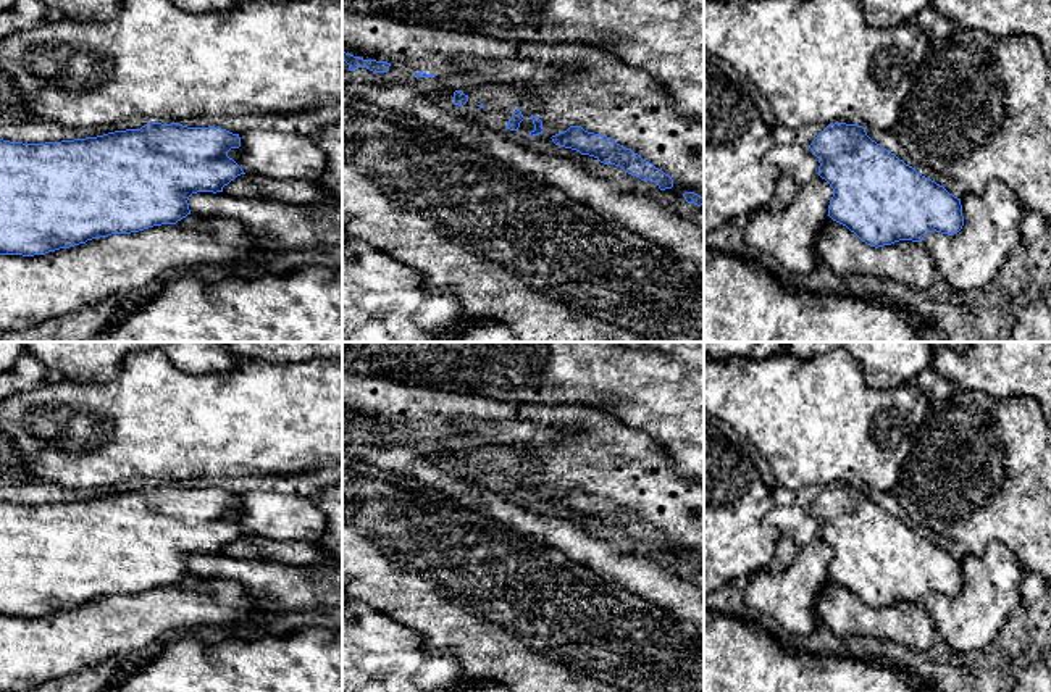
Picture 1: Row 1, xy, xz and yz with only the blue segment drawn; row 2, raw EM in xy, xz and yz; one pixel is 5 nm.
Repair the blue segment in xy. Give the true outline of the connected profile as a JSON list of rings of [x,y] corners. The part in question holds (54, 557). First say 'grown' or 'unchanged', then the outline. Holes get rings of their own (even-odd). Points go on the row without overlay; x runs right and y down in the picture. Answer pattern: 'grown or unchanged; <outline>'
unchanged; [[[153,482],[140,490],[61,503],[23,505],[0,500],[0,616],[45,616],[111,595],[176,586],[191,576],[187,561],[192,555],[223,553],[224,547],[245,536],[228,518],[231,510],[239,508],[239,495],[221,489],[187,489],[179,484]]]

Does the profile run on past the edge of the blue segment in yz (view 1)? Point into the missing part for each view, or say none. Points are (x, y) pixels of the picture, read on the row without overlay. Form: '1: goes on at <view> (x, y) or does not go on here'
1: does not go on here

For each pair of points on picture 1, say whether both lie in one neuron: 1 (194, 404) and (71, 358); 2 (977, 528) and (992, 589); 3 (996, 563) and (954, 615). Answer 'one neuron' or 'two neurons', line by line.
1: two neurons
2: two neurons
3: one neuron

